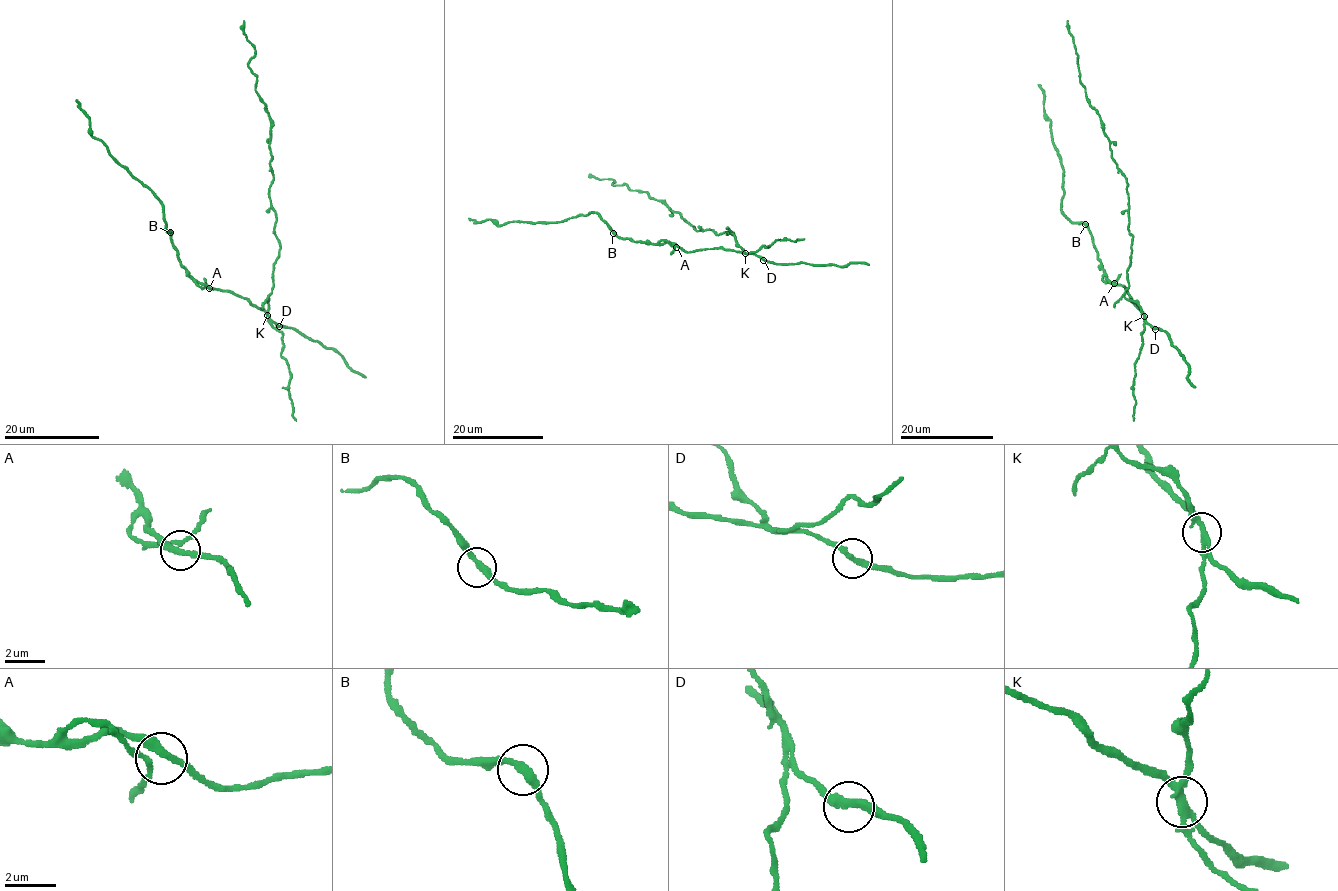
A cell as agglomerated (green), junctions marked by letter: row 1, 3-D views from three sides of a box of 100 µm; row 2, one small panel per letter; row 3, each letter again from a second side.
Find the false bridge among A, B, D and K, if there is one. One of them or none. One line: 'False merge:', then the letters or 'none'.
False merge: K

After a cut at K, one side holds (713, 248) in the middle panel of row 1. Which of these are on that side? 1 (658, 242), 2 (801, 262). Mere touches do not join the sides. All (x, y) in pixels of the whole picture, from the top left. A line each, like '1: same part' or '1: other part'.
1: same part
2: same part

